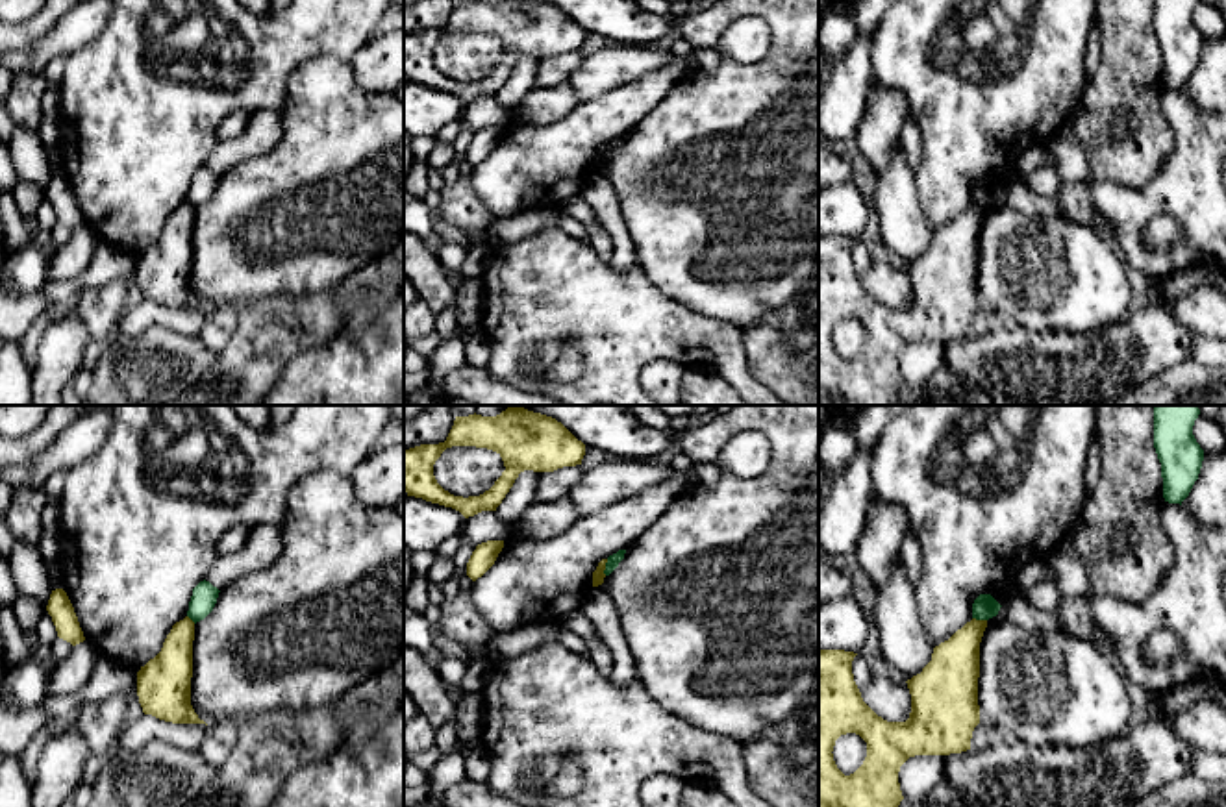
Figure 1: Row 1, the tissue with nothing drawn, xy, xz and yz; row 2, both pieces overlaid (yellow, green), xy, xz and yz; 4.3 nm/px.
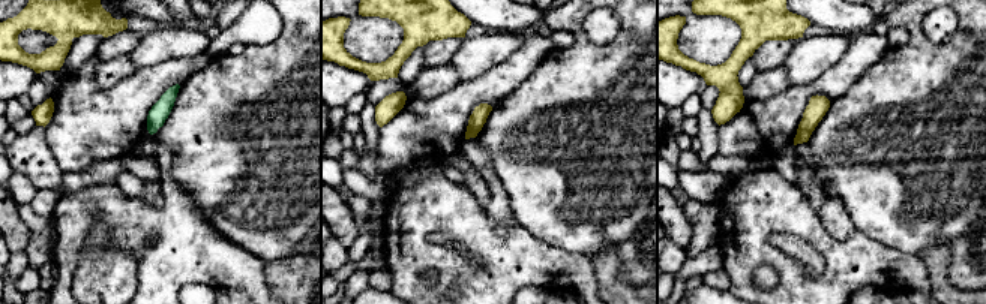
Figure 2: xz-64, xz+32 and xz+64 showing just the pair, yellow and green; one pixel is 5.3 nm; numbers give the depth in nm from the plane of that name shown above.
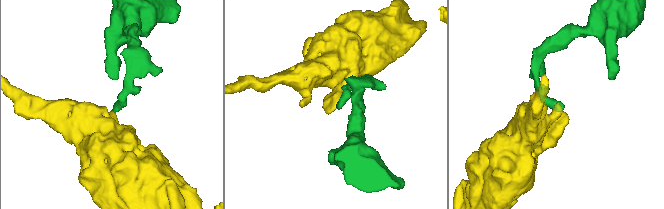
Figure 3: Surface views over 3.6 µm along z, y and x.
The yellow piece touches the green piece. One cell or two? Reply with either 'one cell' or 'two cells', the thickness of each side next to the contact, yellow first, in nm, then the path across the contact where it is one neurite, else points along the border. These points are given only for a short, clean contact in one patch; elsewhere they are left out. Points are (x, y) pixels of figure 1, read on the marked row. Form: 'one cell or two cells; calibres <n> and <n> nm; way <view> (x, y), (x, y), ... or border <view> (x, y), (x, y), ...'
two cells; calibres 50 and 50 nm; border xz (608, 559), (604, 574)

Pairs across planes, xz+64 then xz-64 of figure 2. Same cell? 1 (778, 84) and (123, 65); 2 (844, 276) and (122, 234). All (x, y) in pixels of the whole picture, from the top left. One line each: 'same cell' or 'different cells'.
1: same cell
2: same cell

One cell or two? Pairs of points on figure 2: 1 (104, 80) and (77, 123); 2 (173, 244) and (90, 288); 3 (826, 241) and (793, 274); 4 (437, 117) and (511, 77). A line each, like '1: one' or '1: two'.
1: two
2: two
3: one
4: one

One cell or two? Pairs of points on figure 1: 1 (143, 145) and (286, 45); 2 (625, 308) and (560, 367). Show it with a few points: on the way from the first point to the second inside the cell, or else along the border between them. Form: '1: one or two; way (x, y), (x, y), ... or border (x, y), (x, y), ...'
1: one; way (180, 108), (189, 99), (236, 99), (252, 82)
2: two; border (582, 354), (567, 341), (552, 361), (537, 365)

